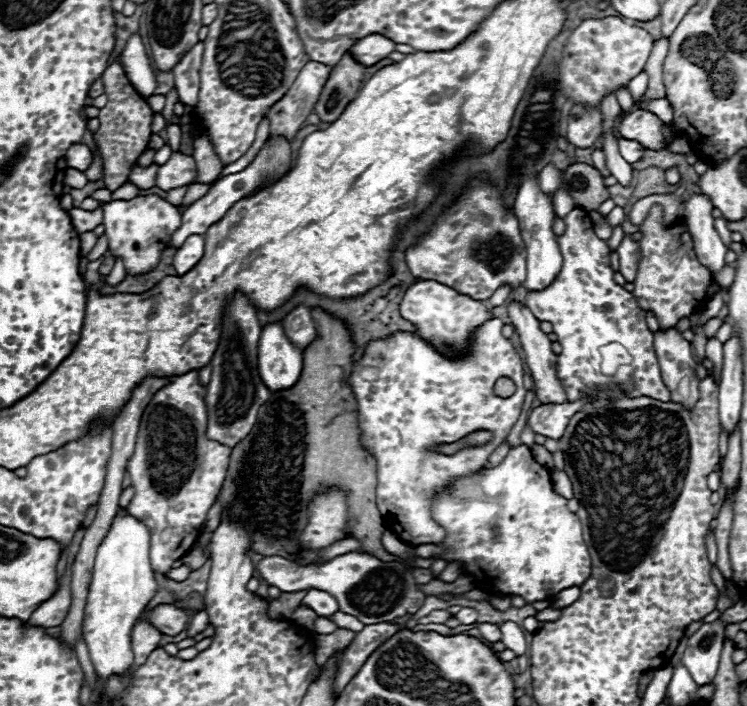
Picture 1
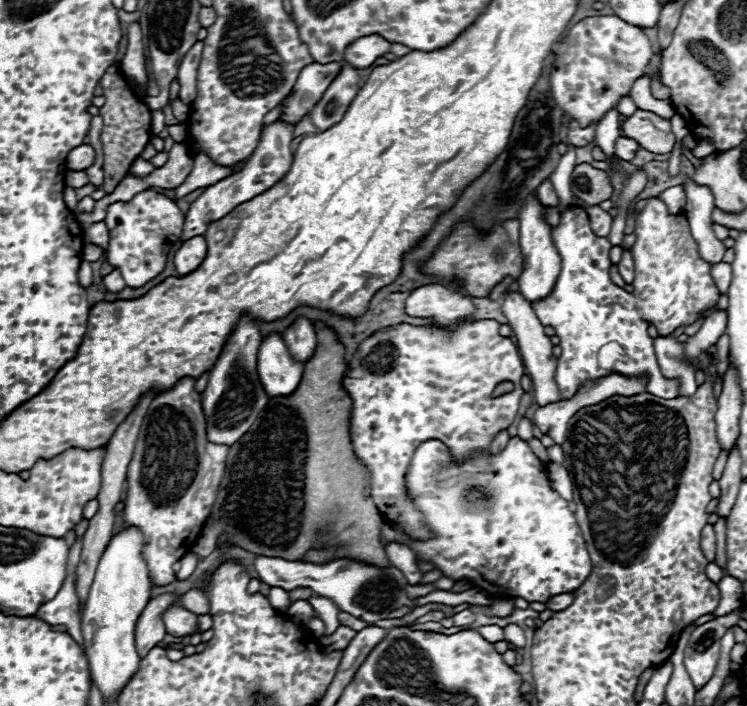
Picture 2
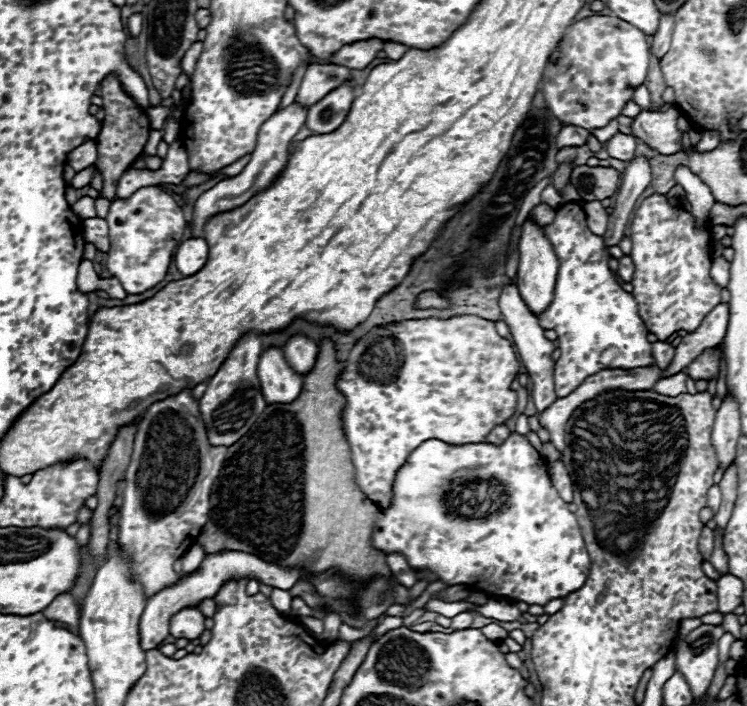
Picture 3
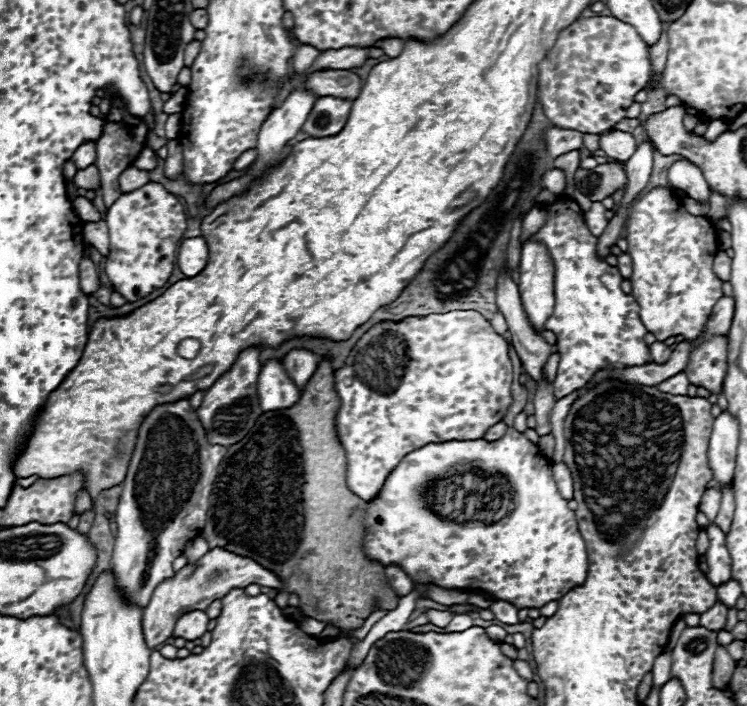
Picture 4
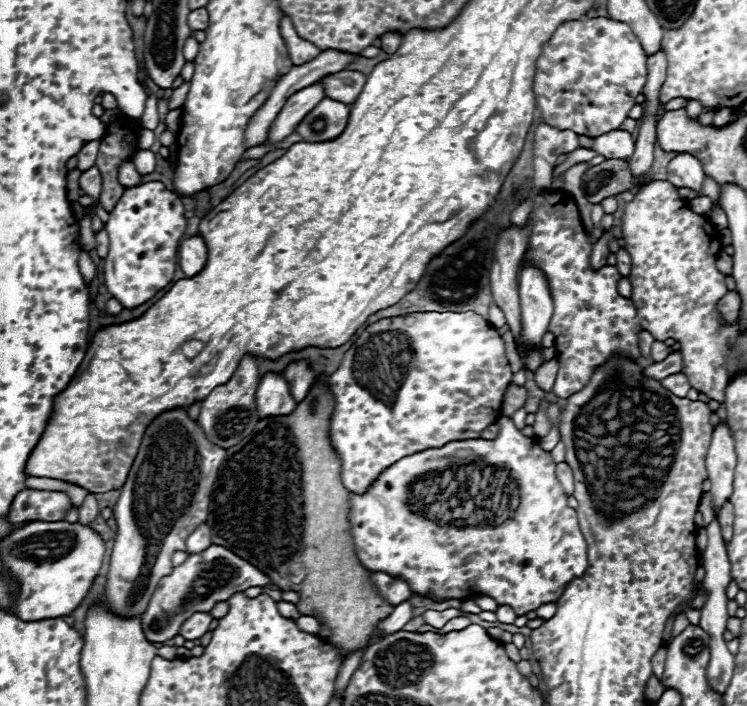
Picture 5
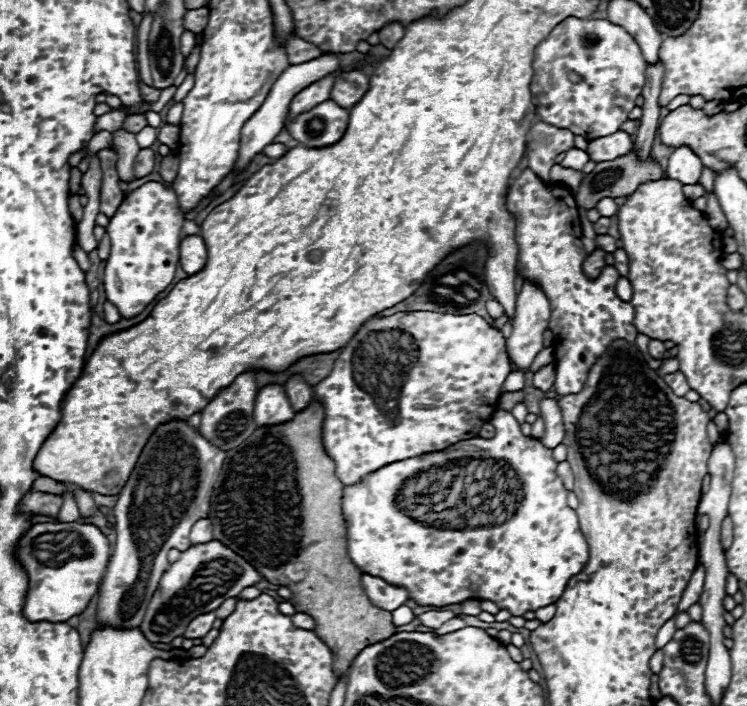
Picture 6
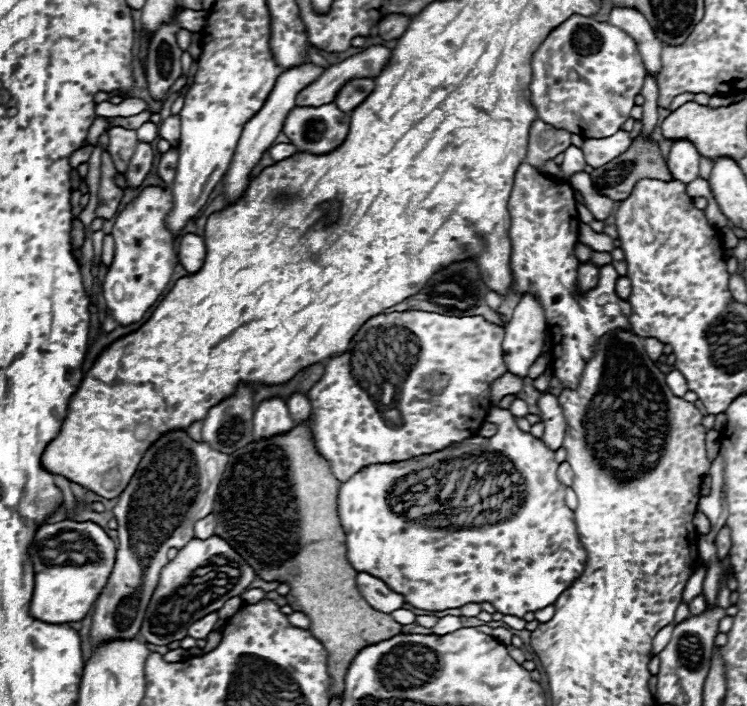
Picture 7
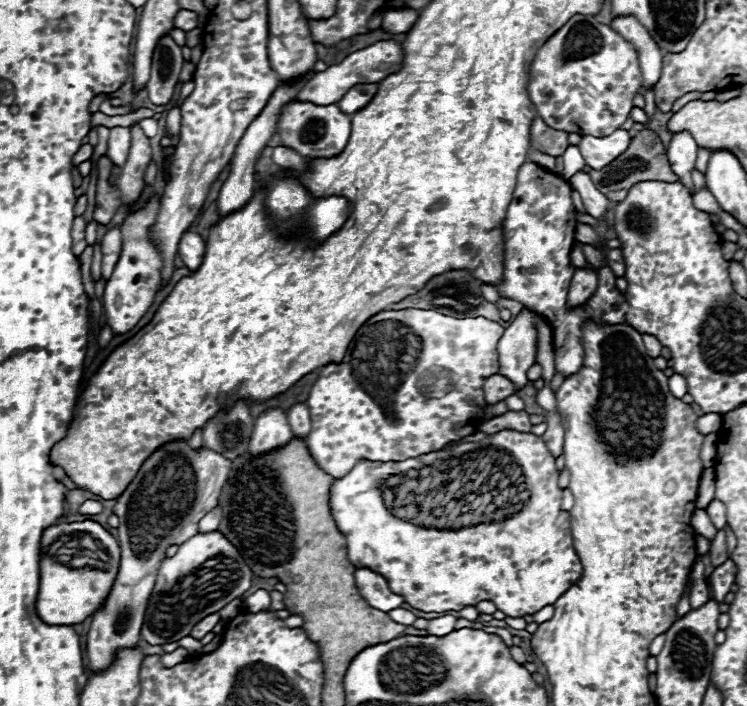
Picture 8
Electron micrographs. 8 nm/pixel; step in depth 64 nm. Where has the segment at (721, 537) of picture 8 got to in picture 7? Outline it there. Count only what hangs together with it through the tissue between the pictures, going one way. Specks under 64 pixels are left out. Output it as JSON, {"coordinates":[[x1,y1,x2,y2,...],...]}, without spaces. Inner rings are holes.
{"coordinates":[[724,526,718,536,716,536,716,546,718,546,718,558,724,560,728,556,728,550,730,550,730,528]]}

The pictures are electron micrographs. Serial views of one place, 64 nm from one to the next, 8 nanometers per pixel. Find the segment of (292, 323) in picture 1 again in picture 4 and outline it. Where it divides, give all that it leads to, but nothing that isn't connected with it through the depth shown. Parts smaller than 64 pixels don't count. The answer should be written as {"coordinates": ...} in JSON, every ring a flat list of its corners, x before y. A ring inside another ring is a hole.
{"coordinates":[[294,348,284,356,286,372,298,384,300,390,306,386,308,378,314,374,316,362,318,362,316,354,312,350,306,350,306,348]]}

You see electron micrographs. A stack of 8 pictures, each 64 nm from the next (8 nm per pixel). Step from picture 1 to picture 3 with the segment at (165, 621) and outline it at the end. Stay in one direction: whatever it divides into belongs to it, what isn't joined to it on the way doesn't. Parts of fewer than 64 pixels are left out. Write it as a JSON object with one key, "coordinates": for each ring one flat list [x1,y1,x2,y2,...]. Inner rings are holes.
{"coordinates":[[194,608,180,610,178,614,174,614,174,618,170,618,170,634,176,638,194,640,204,630,206,630,204,628,204,614,194,610]]}

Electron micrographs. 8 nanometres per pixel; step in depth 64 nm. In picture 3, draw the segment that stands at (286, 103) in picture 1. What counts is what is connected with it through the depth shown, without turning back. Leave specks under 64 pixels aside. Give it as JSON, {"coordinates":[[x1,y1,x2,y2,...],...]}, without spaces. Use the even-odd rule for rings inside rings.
{"coordinates":[[310,64,306,68,302,82,300,82,300,88,298,88,294,102,310,108,318,100,322,100,330,90,334,90,342,80,348,80,348,78,352,78,352,76,350,76,350,70,346,66]]}

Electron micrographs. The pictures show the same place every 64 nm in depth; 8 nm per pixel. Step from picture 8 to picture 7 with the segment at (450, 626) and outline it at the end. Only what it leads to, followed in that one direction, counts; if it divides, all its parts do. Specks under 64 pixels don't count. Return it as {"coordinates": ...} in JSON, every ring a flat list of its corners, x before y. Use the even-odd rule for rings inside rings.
{"coordinates":[[444,616,444,618,432,628,432,632,438,634,438,636,444,636,444,634,450,634,450,632,458,630,460,626,462,626,462,622,460,622,458,616]]}

